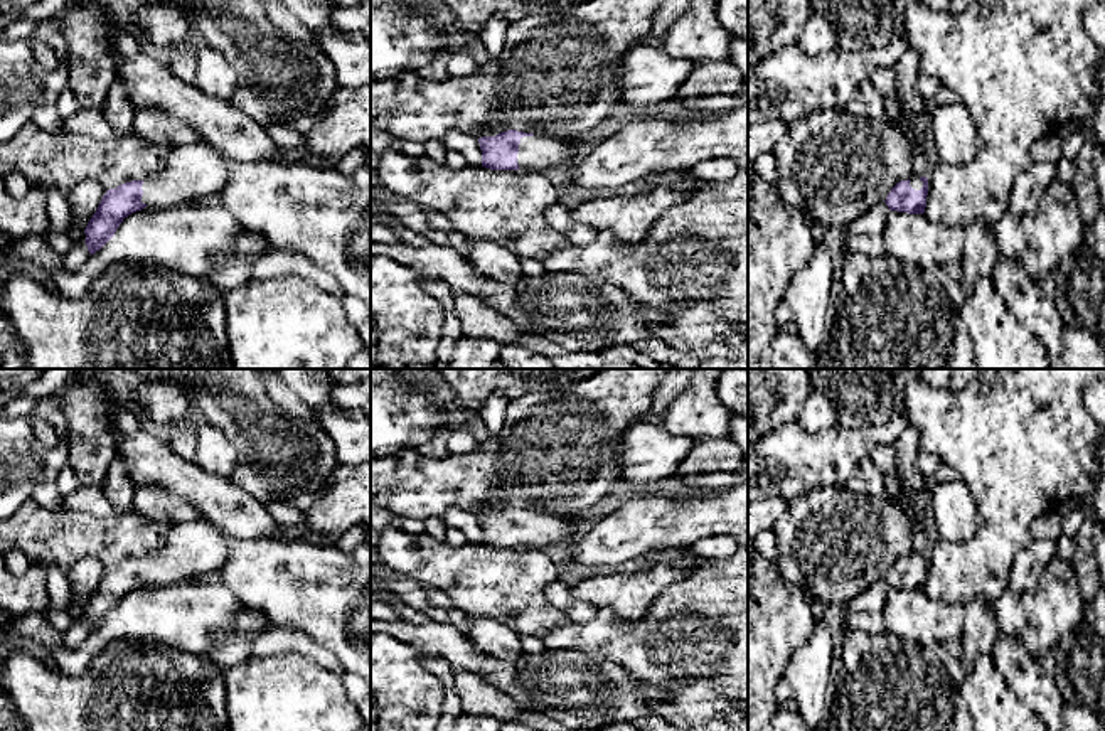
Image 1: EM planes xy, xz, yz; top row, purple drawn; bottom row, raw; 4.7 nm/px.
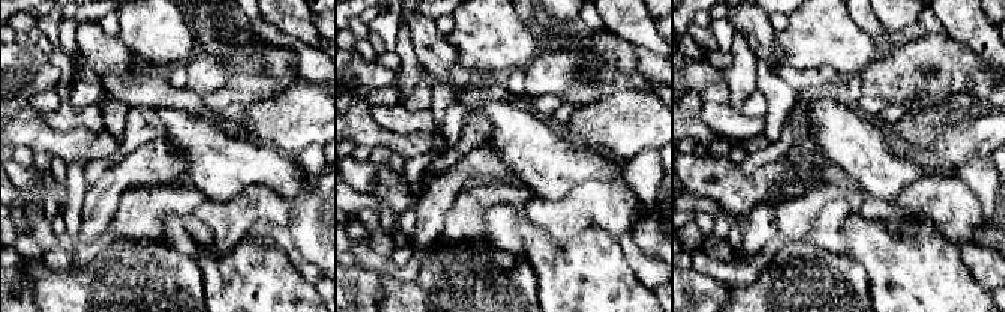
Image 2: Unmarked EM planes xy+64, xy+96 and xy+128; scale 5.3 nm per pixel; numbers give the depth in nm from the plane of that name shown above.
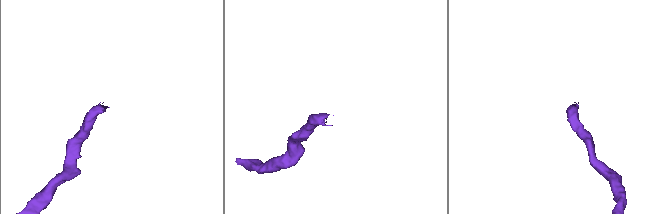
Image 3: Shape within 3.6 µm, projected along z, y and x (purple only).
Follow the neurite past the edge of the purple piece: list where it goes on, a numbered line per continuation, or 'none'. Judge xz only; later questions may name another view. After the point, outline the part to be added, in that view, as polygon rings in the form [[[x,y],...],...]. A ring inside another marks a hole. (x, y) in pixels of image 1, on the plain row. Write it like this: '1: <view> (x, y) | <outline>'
1: xz (536, 531) | [[[524,514],[520,515],[517,531],[519,547],[544,549],[547,546],[574,541],[591,522],[591,514]]]

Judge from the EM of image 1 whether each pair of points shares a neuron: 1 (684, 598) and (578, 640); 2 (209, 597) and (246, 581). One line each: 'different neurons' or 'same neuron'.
1: same neuron
2: different neurons

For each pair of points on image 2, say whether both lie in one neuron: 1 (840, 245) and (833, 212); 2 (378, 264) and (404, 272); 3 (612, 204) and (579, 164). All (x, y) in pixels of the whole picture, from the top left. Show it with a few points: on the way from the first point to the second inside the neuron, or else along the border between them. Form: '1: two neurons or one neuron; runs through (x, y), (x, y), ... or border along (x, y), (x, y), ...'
1: one neuron; runs through (833, 237), (833, 219)
2: one neuron; runs through (384, 267), (398, 272)
3: two neurons; border along (626, 185), (582, 180), (561, 198)

